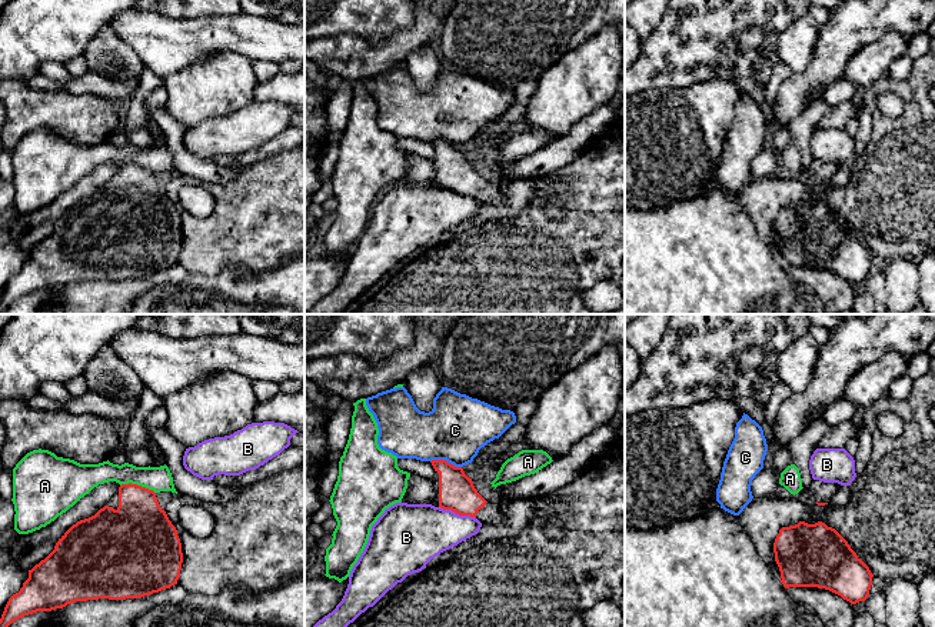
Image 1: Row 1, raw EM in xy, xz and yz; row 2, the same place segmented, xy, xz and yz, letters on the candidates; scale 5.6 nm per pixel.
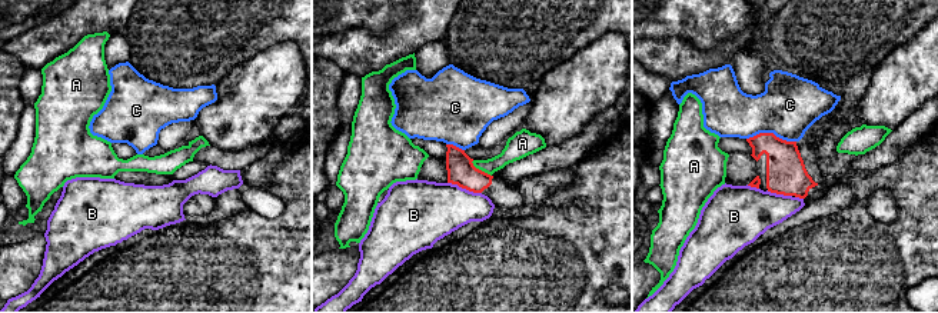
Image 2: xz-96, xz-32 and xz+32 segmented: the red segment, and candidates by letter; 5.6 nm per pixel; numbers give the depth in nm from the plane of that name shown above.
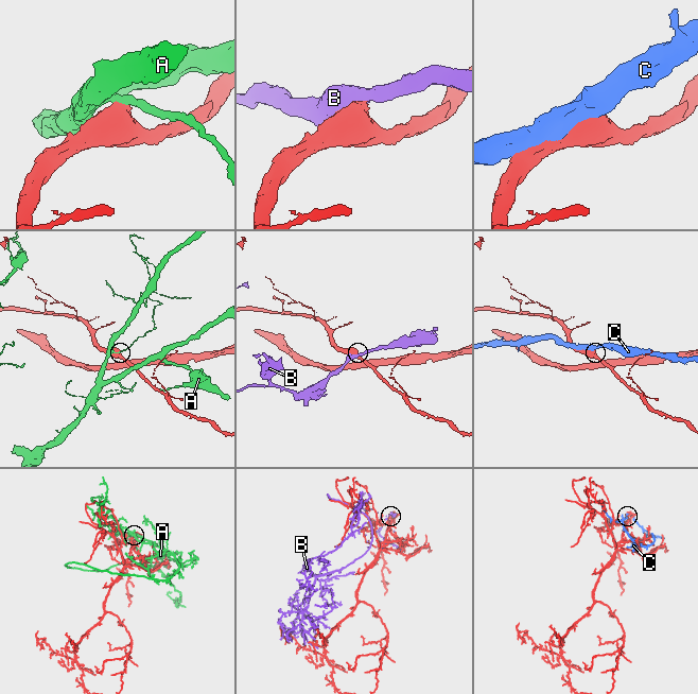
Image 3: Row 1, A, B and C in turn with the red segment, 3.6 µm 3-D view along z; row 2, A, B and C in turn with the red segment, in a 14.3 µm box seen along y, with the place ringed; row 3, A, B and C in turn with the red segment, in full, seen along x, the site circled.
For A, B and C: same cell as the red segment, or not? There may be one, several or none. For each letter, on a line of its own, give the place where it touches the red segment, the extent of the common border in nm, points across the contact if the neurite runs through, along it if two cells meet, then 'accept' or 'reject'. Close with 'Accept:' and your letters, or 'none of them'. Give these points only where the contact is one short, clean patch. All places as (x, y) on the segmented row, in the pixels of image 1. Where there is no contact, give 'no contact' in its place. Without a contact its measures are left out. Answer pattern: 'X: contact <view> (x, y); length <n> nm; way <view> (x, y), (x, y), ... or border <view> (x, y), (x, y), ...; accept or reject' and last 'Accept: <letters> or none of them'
A: contact xy (136, 484); length 200 nm; border xy (120, 484), (140, 484), (155, 493); reject
B: contact xz (458, 513); length 220 nm; reject
C: contact xz (445, 460); length 180 nm; reject
Accept: none of them

